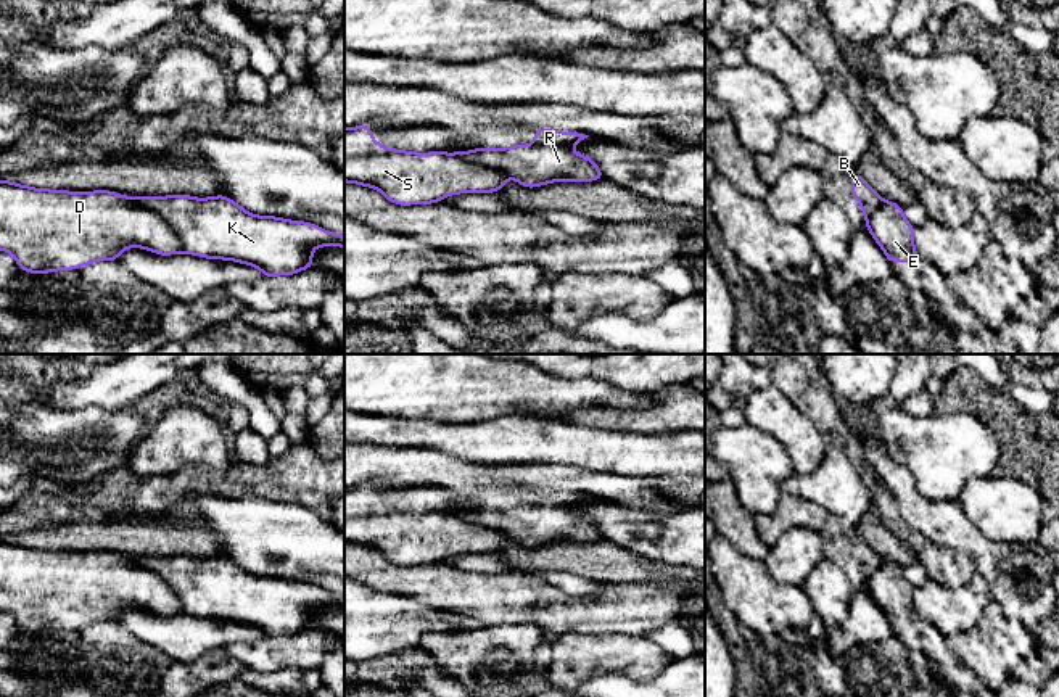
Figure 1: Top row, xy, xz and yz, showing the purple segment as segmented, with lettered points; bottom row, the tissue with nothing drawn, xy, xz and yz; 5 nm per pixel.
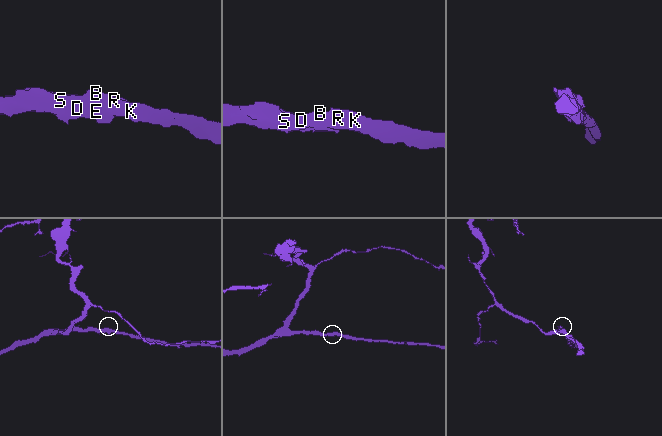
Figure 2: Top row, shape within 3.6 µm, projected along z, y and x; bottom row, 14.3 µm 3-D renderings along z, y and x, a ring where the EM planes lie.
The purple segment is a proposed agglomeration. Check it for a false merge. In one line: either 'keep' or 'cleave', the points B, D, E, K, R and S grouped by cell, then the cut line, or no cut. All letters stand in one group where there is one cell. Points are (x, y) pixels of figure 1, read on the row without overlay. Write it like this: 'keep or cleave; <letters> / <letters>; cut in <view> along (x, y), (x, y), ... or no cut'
cleave; B K R / D E S; cut in xy along (132, 559), (171, 588), (184, 612)

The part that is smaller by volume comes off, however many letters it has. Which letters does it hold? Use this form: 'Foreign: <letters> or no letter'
Foreign: B, K, R

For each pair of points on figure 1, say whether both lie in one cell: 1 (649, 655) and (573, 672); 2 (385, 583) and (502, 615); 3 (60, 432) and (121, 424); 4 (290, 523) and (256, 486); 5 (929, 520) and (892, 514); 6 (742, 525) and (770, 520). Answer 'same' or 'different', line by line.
1: same
2: same
3: same
4: different
5: different
6: different

